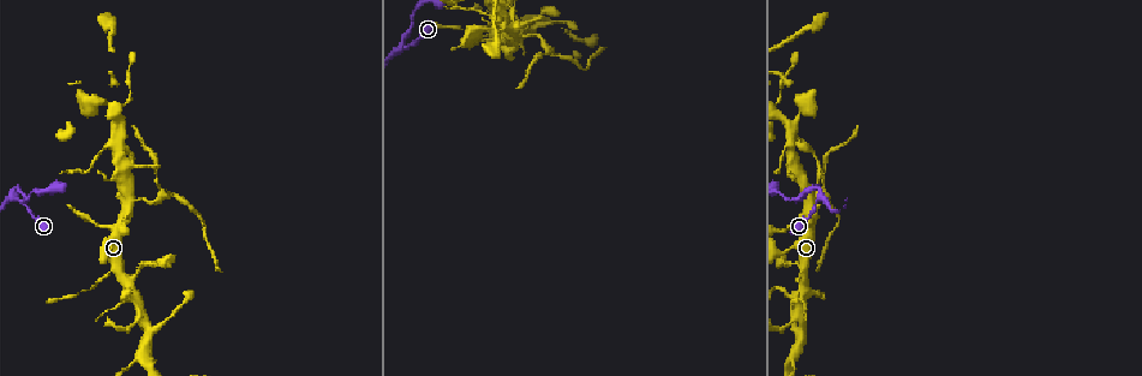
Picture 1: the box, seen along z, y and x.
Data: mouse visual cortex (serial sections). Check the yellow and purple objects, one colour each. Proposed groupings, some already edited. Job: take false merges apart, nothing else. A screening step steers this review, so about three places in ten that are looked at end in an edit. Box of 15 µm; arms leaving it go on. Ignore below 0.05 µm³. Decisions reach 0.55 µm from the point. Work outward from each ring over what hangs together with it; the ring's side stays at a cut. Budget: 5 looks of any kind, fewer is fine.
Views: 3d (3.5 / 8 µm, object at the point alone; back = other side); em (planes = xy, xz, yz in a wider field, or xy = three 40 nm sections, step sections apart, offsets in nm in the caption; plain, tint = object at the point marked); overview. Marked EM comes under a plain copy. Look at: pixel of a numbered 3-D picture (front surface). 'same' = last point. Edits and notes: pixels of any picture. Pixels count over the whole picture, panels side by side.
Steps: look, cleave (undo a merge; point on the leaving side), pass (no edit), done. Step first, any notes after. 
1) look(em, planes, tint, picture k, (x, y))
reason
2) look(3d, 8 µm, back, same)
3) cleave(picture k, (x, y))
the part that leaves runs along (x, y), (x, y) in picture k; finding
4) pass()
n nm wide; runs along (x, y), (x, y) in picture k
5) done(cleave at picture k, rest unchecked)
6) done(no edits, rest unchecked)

look(3d, 8 µm, picture 1, (398, 50))
abrupt turn

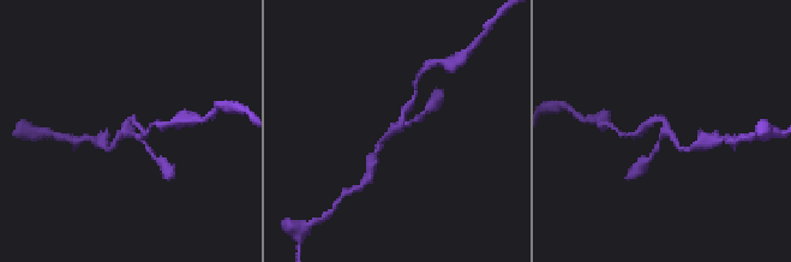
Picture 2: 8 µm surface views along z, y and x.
look(3d, 3.5 µm, picture 2, (399, 132))

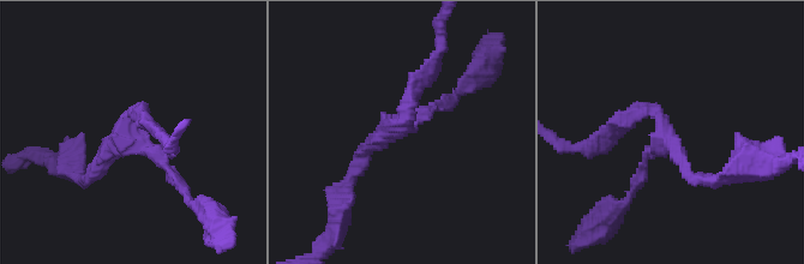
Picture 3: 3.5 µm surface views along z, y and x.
look(em, planes, tint, picture 3, (663, 136))

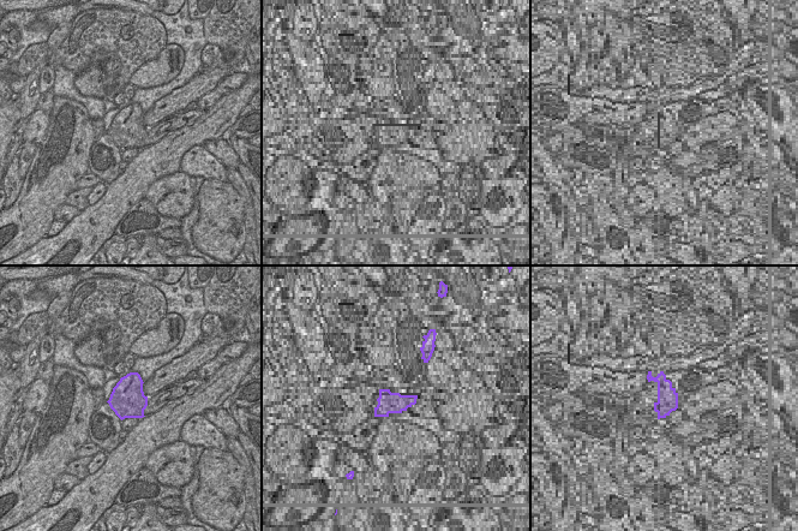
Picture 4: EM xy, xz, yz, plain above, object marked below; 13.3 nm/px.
pass()
arms of 150, 200, 200 nm; runs along (181, 187), (155, 128) in picture 3; continuous, no second cell

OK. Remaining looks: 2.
look(3d, 3.5 µm, picture 1, (125, 280))
sharp bend

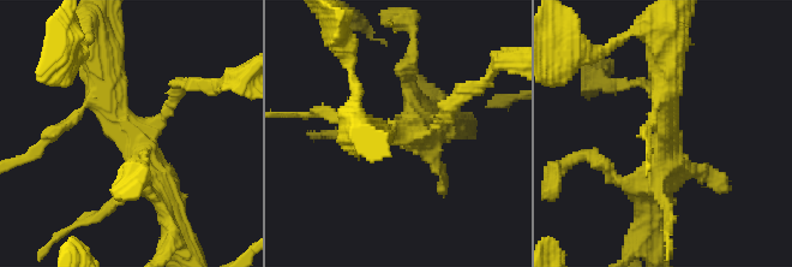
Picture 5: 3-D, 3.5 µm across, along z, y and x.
pass()
runs along (97, 65), (168, 205) in picture 5; all the same cell

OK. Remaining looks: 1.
done(no edits, rest unchecked)

